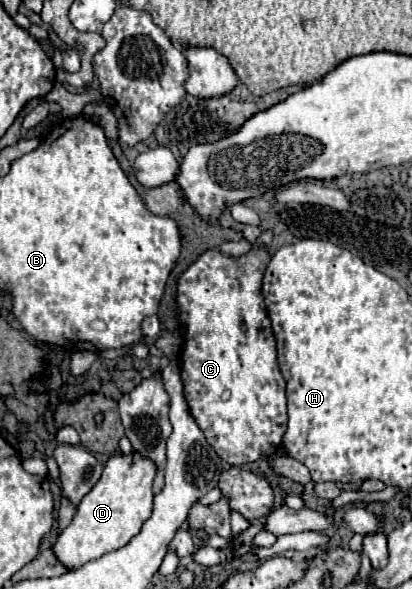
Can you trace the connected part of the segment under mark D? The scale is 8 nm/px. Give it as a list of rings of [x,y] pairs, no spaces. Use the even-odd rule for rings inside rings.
[[[133,450],[131,454],[111,456],[103,468],[103,476],[81,500],[75,518],[53,544],[53,552],[57,554],[57,558],[69,570],[73,570],[89,560],[101,558],[105,552],[123,548],[141,530],[141,524],[149,518],[149,512],[153,510],[151,488],[155,474],[157,464],[151,458],[141,456],[137,450]]]

